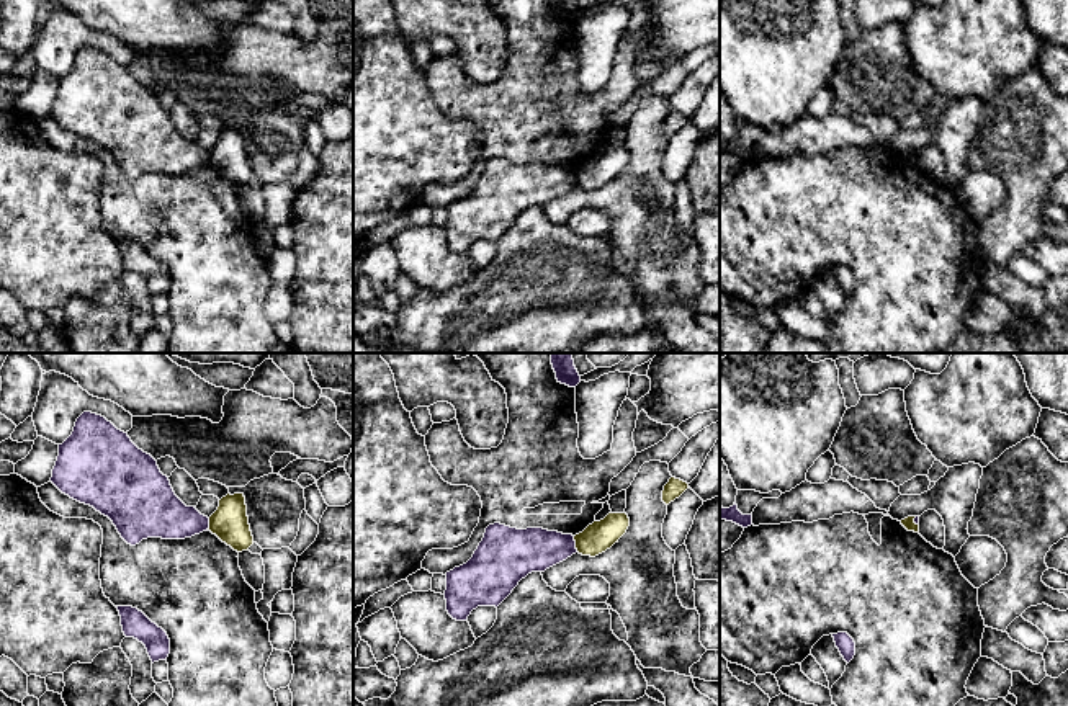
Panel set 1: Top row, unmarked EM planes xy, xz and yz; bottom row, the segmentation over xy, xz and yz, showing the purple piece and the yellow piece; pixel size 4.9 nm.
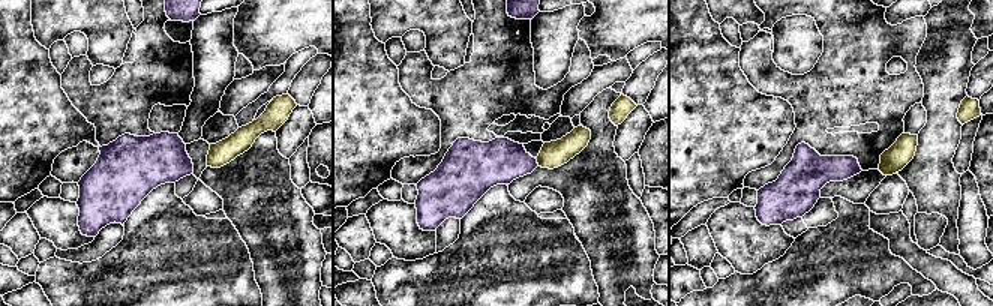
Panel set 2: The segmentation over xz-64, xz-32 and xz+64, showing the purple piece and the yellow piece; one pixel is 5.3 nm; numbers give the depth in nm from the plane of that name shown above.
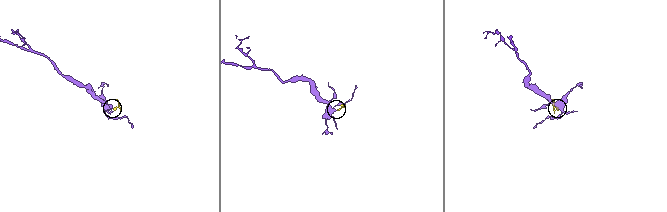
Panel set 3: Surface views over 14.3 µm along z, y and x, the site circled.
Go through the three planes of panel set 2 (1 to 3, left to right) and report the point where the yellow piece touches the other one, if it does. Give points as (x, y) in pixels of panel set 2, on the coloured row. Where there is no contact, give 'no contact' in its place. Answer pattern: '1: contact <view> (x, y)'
1: no contact
2: contact xz-32 (536, 162)
3: no contact

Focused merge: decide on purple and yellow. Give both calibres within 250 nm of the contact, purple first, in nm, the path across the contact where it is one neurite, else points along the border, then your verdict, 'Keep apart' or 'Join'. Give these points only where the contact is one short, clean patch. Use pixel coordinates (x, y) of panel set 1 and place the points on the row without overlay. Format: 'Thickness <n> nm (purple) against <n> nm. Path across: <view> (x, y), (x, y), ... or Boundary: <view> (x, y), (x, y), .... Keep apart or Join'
Thickness 220 nm (purple) against 150 nm. Boundary: xz (573, 170), (578, 185). Keep apart

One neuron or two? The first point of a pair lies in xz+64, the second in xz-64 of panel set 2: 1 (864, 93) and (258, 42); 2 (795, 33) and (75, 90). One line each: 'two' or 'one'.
1: two
2: two

